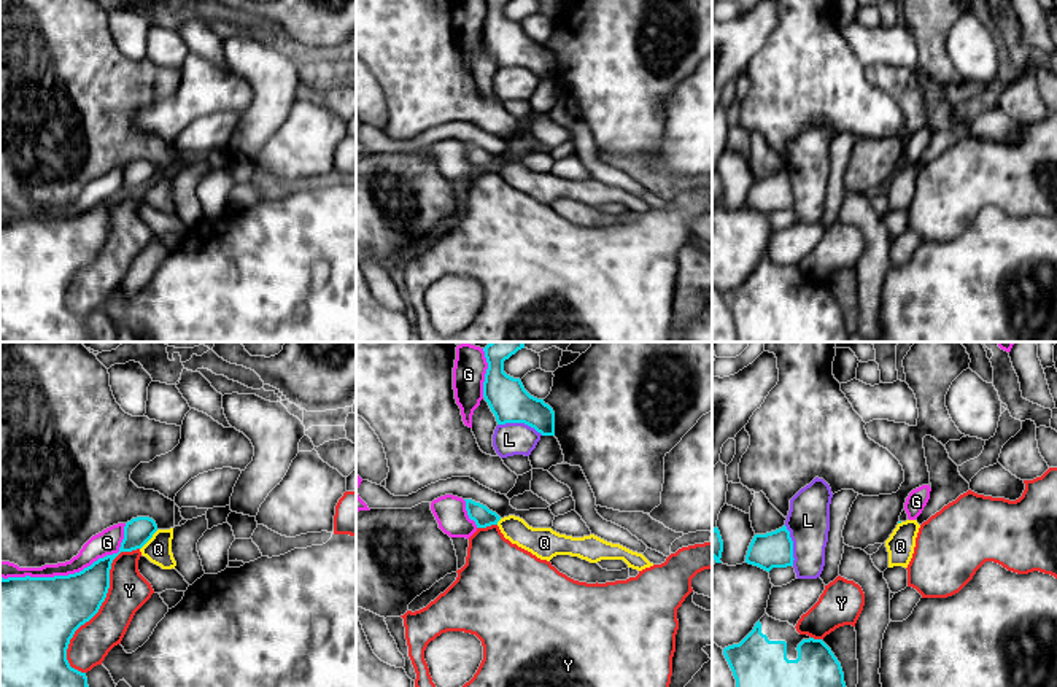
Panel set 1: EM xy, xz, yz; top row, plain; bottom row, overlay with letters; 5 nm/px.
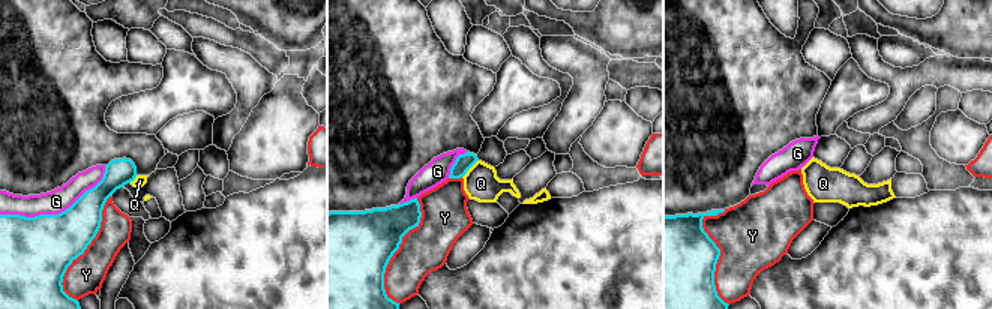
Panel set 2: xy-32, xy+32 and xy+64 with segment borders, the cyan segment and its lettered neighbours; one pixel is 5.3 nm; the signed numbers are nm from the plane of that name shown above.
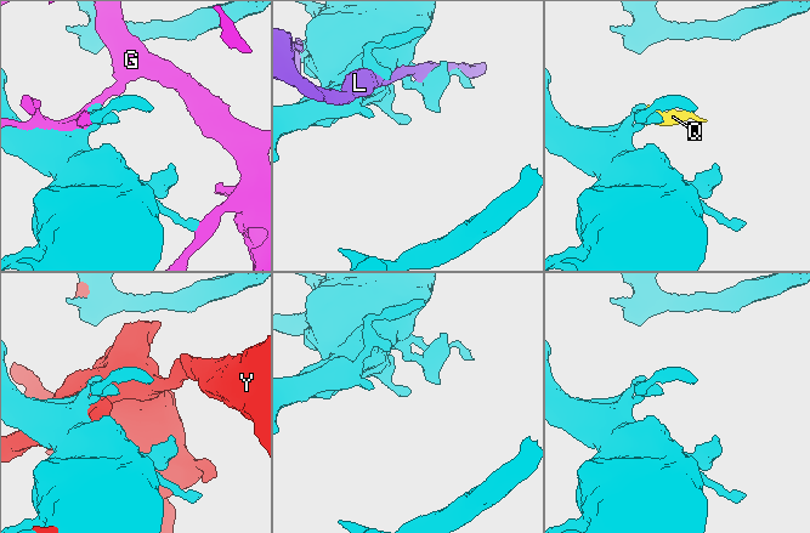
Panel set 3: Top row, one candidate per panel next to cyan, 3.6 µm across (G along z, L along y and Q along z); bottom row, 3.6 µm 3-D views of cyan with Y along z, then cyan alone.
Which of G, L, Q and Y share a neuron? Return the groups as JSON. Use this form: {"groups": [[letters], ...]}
{"groups": [["G"], ["L"], ["Q"], ["Y"]]}

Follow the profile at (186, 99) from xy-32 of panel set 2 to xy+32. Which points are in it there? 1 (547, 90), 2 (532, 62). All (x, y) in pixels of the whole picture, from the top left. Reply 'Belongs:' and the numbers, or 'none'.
Belongs: 1

